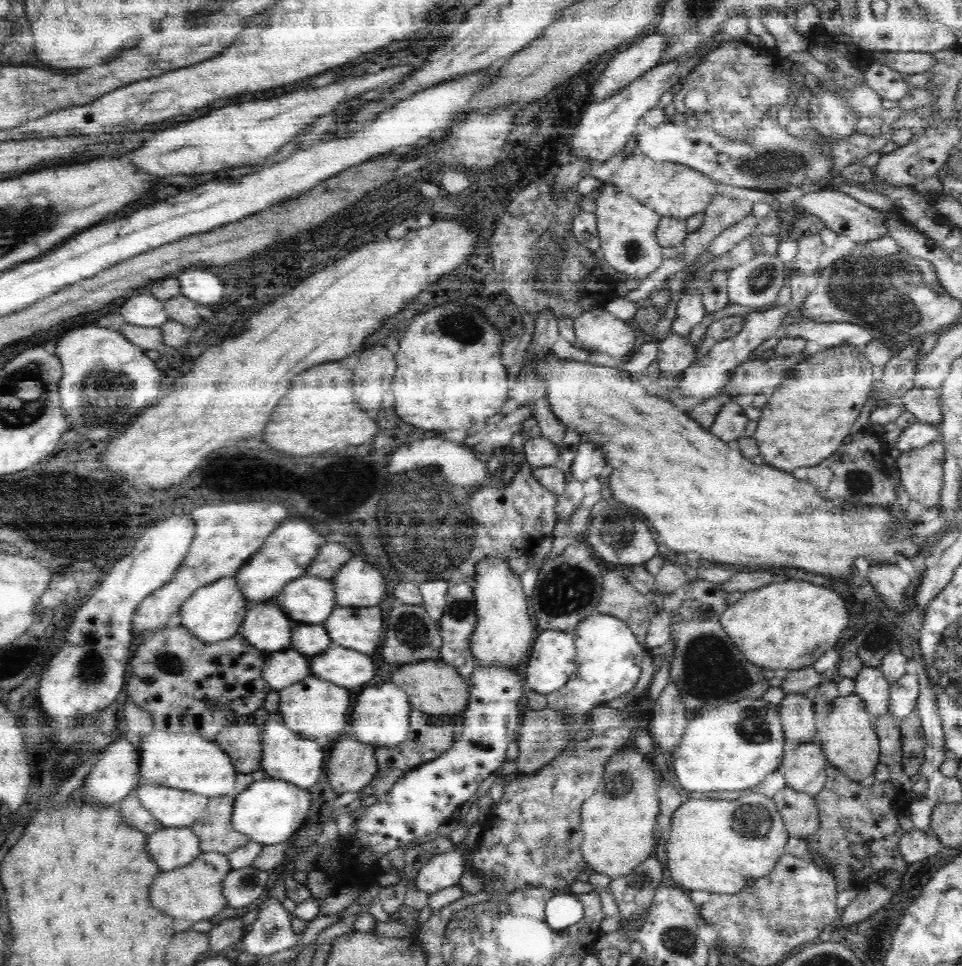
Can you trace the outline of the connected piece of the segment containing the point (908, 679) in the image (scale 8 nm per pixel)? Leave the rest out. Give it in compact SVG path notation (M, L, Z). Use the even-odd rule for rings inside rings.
M904 673L890 686L889 713L894 712L896 716L908 717L917 712L918 696L920 696L920 686L917 673Z

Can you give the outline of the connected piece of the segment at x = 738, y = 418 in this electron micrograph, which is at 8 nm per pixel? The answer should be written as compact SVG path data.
M735 400L724 403L711 424L709 431L720 440L728 442L738 440L744 434L749 419L743 409Z

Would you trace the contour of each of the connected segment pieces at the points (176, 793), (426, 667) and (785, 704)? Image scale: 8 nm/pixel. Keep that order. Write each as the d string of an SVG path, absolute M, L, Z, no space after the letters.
M155 784L140 785L132 792L163 827L189 827L199 822L209 798L192 791Z
M424 661L416 664L396 666L392 670L392 682L404 690L409 704L428 716L433 722L443 721L443 718L453 716L453 719L460 712L465 711L469 704L469 686L467 680L459 675L454 668L444 661Z
M787 694L779 704L784 732L784 752L796 750L803 743L812 743L818 732L812 724L813 702L806 694Z

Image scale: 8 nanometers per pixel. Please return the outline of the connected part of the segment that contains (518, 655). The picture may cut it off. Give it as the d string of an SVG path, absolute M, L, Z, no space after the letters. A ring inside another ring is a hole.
M486 557L477 562L473 579L477 620L470 651L476 666L504 665L516 670L522 660L525 660L524 656L530 652L537 631L535 622L530 619L530 606L528 598L524 595L520 576L510 569L508 560Z

